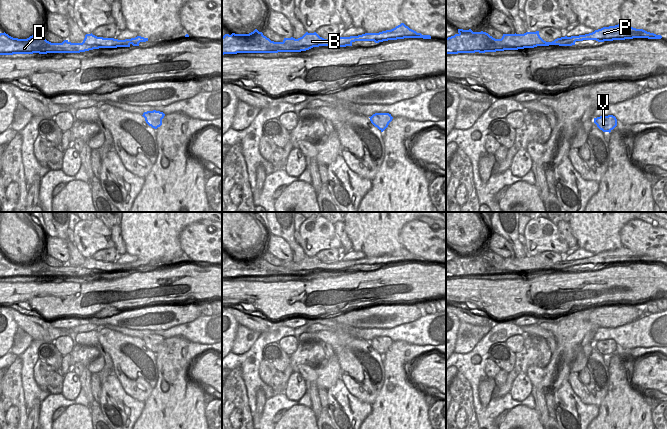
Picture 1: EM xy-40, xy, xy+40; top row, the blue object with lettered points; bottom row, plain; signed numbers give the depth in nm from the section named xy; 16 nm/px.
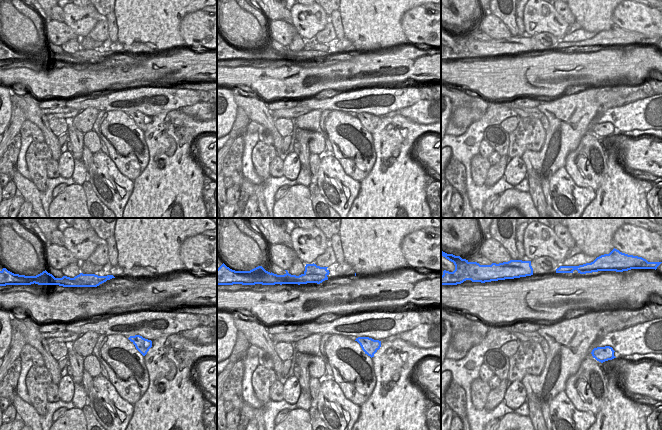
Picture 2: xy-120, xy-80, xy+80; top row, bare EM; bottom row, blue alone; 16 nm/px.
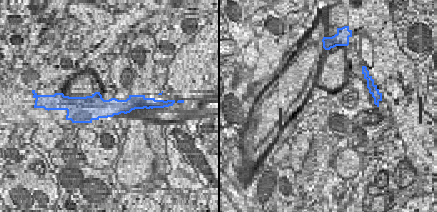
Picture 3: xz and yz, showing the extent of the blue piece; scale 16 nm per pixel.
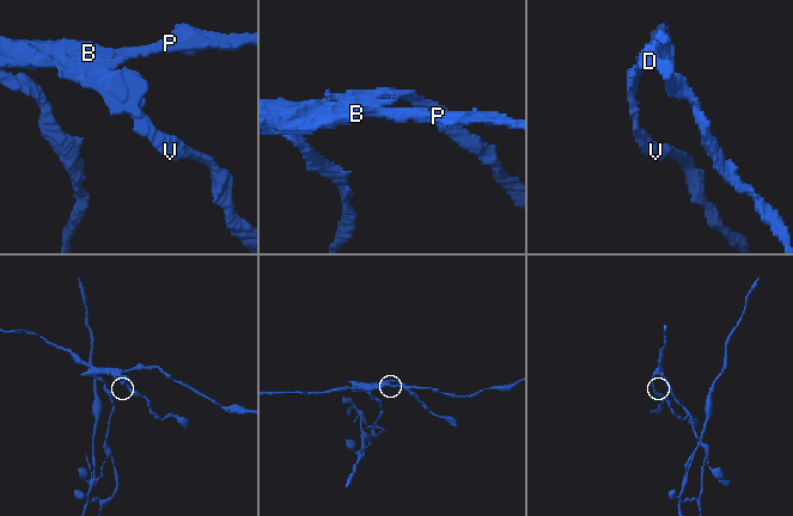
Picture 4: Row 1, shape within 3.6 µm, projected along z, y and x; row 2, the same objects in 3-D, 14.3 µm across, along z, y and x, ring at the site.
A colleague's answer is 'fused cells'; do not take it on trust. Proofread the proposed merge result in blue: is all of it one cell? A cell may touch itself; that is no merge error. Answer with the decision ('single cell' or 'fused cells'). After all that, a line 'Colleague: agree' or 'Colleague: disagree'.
fused cells
Colleague: agree

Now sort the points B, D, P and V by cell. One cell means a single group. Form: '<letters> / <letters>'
B P / D V

